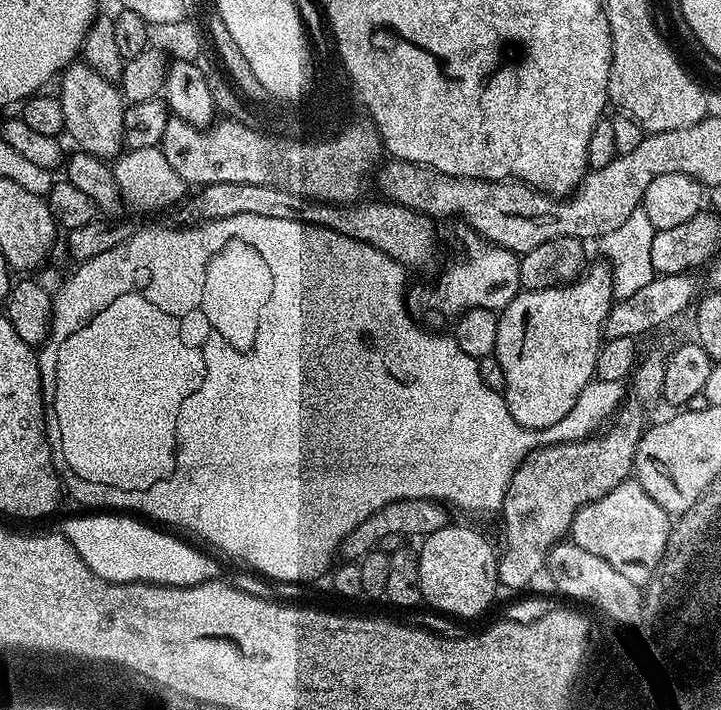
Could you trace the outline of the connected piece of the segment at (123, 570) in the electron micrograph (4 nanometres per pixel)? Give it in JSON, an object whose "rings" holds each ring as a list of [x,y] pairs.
{"rings":[[[96,512],[84,515],[88,516],[68,519],[60,530],[92,572],[103,580],[116,584],[149,583],[188,588],[219,577],[220,568],[210,555],[166,533],[169,531],[126,514]]]}

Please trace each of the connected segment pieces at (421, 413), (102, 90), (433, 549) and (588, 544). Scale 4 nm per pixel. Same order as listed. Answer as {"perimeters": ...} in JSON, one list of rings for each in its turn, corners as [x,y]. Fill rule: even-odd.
{"perimeters":[[[[234,214],[234,218],[218,218],[218,219],[217,219],[217,220],[205,220],[205,221],[204,221],[204,223],[203,223],[203,224],[193,224],[193,225],[191,225],[191,226],[171,226],[171,227],[172,227],[172,228],[144,228],[144,229],[142,229],[142,230],[141,230],[141,232],[140,232],[140,229],[139,229],[139,231],[137,231],[137,232],[136,232],[136,233],[135,233],[135,234],[134,234],[134,235],[132,235],[132,237],[130,237],[130,238],[129,238],[129,239],[128,239],[128,241],[126,241],[126,242],[125,242],[125,243],[124,243],[124,244],[120,244],[120,245],[118,245],[118,247],[116,247],[116,248],[115,248],[115,249],[114,249],[114,250],[106,250],[106,254],[98,254],[98,255],[97,255],[97,256],[95,256],[95,257],[94,257],[94,258],[90,258],[90,259],[89,259],[89,260],[85,260],[85,261],[83,261],[83,262],[80,262],[80,263],[77,263],[77,264],[76,264],[76,265],[75,265],[75,267],[76,267],[76,273],[74,273],[74,274],[73,274],[73,276],[72,276],[72,277],[70,277],[70,278],[69,278],[69,280],[68,280],[68,281],[66,281],[66,282],[65,282],[65,284],[64,284],[64,285],[62,285],[62,286],[61,286],[61,288],[60,288],[60,289],[58,289],[58,290],[57,290],[57,289],[55,289],[55,292],[54,292],[54,299],[53,299],[53,301],[52,301],[52,332],[51,332],[51,333],[50,333],[50,335],[48,335],[48,341],[47,341],[47,342],[45,342],[45,343],[44,343],[44,344],[43,344],[43,345],[42,345],[42,347],[41,347],[41,348],[40,348],[40,349],[39,349],[39,352],[38,352],[38,359],[39,359],[39,361],[40,361],[40,382],[41,382],[41,385],[44,385],[44,386],[48,386],[48,383],[50,383],[50,382],[51,382],[51,380],[52,380],[52,376],[53,376],[53,380],[52,380],[52,396],[51,396],[51,392],[50,392],[50,443],[51,443],[51,446],[52,446],[52,465],[54,465],[54,467],[56,467],[56,475],[57,475],[57,476],[59,476],[59,477],[60,477],[60,483],[61,483],[61,485],[62,485],[62,488],[63,488],[63,491],[64,491],[64,492],[65,492],[65,493],[67,493],[67,495],[68,495],[68,492],[69,492],[69,494],[70,494],[70,495],[72,495],[72,496],[73,496],[73,498],[74,498],[74,499],[76,499],[76,500],[77,500],[77,502],[78,502],[78,503],[80,503],[80,504],[85,504],[85,506],[86,506],[86,507],[88,507],[88,508],[85,508],[85,509],[88,509],[88,510],[123,510],[123,511],[124,511],[124,512],[125,512],[125,513],[128,513],[128,514],[139,514],[139,515],[140,515],[140,516],[141,516],[141,517],[144,517],[144,518],[147,518],[147,519],[148,519],[148,520],[149,520],[149,521],[152,521],[152,522],[159,522],[159,523],[160,523],[160,524],[161,524],[161,525],[164,525],[164,526],[170,526],[170,525],[166,525],[166,524],[173,524],[173,526],[174,526],[174,527],[176,527],[176,528],[189,528],[189,530],[190,530],[190,531],[192,531],[192,532],[193,532],[193,534],[194,534],[194,535],[196,535],[196,536],[201,536],[201,538],[202,538],[202,539],[204,539],[204,540],[205,540],[205,542],[206,542],[206,543],[208,543],[208,544],[213,544],[213,546],[214,546],[214,547],[216,547],[216,548],[221,548],[221,550],[222,550],[222,551],[224,551],[224,552],[229,552],[229,554],[230,554],[230,555],[232,555],[232,556],[237,556],[237,558],[238,558],[238,559],[240,559],[240,560],[245,560],[245,562],[246,562],[246,563],[248,563],[248,564],[249,564],[249,566],[250,566],[250,567],[252,567],[252,568],[257,568],[257,570],[258,570],[258,571],[260,571],[260,572],[261,572],[261,574],[262,574],[262,575],[264,575],[264,576],[269,576],[269,578],[270,578],[270,579],[272,579],[272,580],[274,580],[274,581],[273,581],[273,582],[287,582],[287,583],[289,583],[289,584],[297,584],[297,585],[299,585],[299,584],[300,584],[300,583],[301,583],[301,582],[303,582],[303,581],[302,581],[302,580],[316,580],[316,579],[318,579],[318,578],[319,578],[319,576],[320,576],[320,575],[322,575],[322,574],[323,574],[323,572],[324,572],[324,571],[326,571],[326,572],[325,572],[325,573],[327,573],[327,572],[328,572],[328,571],[329,571],[329,568],[328,568],[328,563],[330,563],[330,562],[331,562],[331,560],[332,560],[332,555],[333,555],[333,556],[334,556],[334,557],[335,557],[335,556],[336,556],[336,555],[337,555],[337,552],[338,552],[338,549],[339,549],[339,547],[340,547],[340,543],[341,543],[341,542],[342,542],[342,538],[346,538],[346,534],[350,534],[350,530],[354,530],[354,526],[358,526],[358,522],[362,522],[362,521],[364,521],[364,519],[365,519],[365,518],[370,518],[370,514],[374,514],[374,510],[382,510],[382,506],[386,506],[386,505],[387,505],[387,504],[389,504],[389,503],[390,503],[390,502],[398,502],[398,501],[399,501],[399,500],[439,500],[439,501],[440,501],[440,503],[441,503],[441,504],[443,504],[443,505],[445,505],[445,506],[451,506],[451,507],[452,507],[452,508],[453,508],[453,509],[455,509],[455,508],[454,508],[454,507],[456,507],[456,508],[461,508],[461,510],[462,510],[462,511],[464,511],[464,512],[492,512],[492,511],[494,511],[494,510],[495,510],[495,508],[496,508],[496,511],[497,511],[497,510],[500,510],[500,509],[503,509],[503,506],[504,506],[504,499],[505,499],[505,498],[506,498],[506,490],[507,490],[507,489],[508,489],[508,487],[509,487],[509,486],[510,486],[510,480],[511,480],[511,479],[512,479],[512,478],[514,478],[514,474],[515,474],[515,473],[516,473],[516,471],[517,471],[517,470],[518,470],[518,468],[519,468],[519,467],[520,467],[520,466],[522,466],[522,462],[523,462],[523,461],[524,461],[524,460],[525,460],[525,459],[527,459],[527,457],[528,457],[528,456],[529,456],[529,455],[531,455],[531,453],[532,453],[532,452],[534,452],[534,451],[536,451],[536,449],[537,449],[537,448],[546,448],[546,447],[548,447],[548,446],[550,446],[550,445],[551,445],[551,444],[566,444],[566,443],[568,443],[568,441],[569,441],[569,440],[586,440],[586,439],[588,439],[588,437],[589,437],[589,436],[591,436],[591,435],[593,435],[593,434],[596,434],[596,433],[599,433],[599,432],[600,432],[600,431],[601,431],[601,428],[602,428],[602,425],[603,425],[603,424],[604,424],[604,423],[605,423],[605,421],[607,421],[607,420],[608,420],[608,419],[609,419],[609,417],[611,417],[611,416],[612,416],[612,415],[613,415],[613,413],[615,413],[615,412],[616,412],[616,411],[617,411],[617,409],[619,409],[619,408],[620,408],[620,407],[621,407],[621,405],[623,405],[623,404],[624,404],[624,402],[625,402],[625,400],[626,400],[626,388],[625,388],[625,385],[624,385],[624,384],[623,384],[623,383],[621,383],[621,382],[602,382],[602,381],[601,381],[601,380],[597,380],[597,379],[593,379],[593,381],[592,381],[592,383],[590,383],[590,384],[588,384],[588,385],[587,385],[587,386],[586,386],[586,390],[582,390],[582,394],[581,394],[581,395],[580,395],[580,400],[579,400],[579,402],[578,402],[578,403],[577,403],[577,404],[576,404],[576,405],[575,405],[575,406],[574,406],[574,410],[570,410],[570,414],[566,414],[566,418],[561,418],[561,420],[559,420],[559,422],[554,422],[554,426],[546,426],[546,427],[545,427],[545,428],[527,428],[527,427],[526,427],[526,426],[522,426],[522,425],[521,425],[521,424],[519,424],[519,422],[517,422],[517,420],[516,420],[516,419],[515,419],[515,418],[514,418],[514,414],[512,414],[512,413],[511,413],[511,412],[510,412],[510,410],[509,410],[509,409],[508,409],[508,403],[507,403],[507,402],[505,402],[505,401],[504,401],[504,397],[503,397],[503,395],[501,395],[501,393],[499,393],[499,392],[495,392],[495,391],[494,391],[494,390],[490,390],[490,386],[486,386],[486,382],[482,382],[482,374],[481,374],[481,373],[480,373],[480,361],[479,361],[479,360],[475,360],[475,359],[474,359],[474,358],[470,358],[470,354],[465,354],[465,352],[463,352],[463,350],[462,350],[462,346],[458,346],[458,342],[457,342],[457,341],[456,341],[456,340],[455,340],[455,339],[454,339],[454,338],[453,338],[453,337],[452,337],[452,336],[451,336],[451,335],[448,335],[448,336],[439,336],[439,334],[438,334],[438,333],[440,333],[440,332],[439,332],[439,331],[436,331],[436,330],[429,330],[429,329],[428,329],[428,328],[427,328],[427,327],[424,327],[424,326],[421,326],[421,325],[420,325],[420,324],[419,324],[419,323],[418,323],[418,320],[417,320],[417,317],[416,317],[416,316],[415,316],[415,315],[413,315],[413,313],[412,313],[412,312],[411,312],[411,311],[410,311],[410,304],[409,304],[409,301],[408,301],[408,300],[407,300],[407,299],[406,299],[406,288],[405,288],[405,292],[404,292],[404,283],[406,283],[406,282],[407,282],[407,280],[408,280],[408,276],[407,276],[407,274],[408,274],[408,275],[409,275],[409,273],[408,273],[408,272],[407,272],[407,271],[406,271],[406,268],[405,268],[405,265],[402,265],[402,264],[399,264],[399,262],[397,262],[397,260],[395,260],[395,259],[394,259],[394,258],[390,258],[390,257],[389,257],[389,256],[388,256],[388,255],[386,255],[386,253],[385,253],[385,252],[383,252],[383,251],[382,251],[382,250],[378,250],[378,249],[377,249],[377,248],[375,248],[375,247],[374,247],[374,246],[370,246],[370,245],[369,245],[369,244],[367,244],[367,243],[366,243],[366,242],[358,242],[358,241],[357,241],[357,240],[355,240],[355,239],[354,239],[354,238],[346,238],[346,237],[345,237],[345,236],[343,236],[343,235],[342,235],[342,234],[338,234],[338,233],[337,233],[337,232],[335,232],[335,231],[334,231],[334,229],[333,229],[333,228],[319,228],[319,227],[318,227],[318,226],[317,226],[317,225],[316,225],[316,224],[305,224],[305,223],[304,223],[304,221],[303,221],[303,220],[291,220],[291,219],[290,219],[290,218],[262,218],[262,217],[260,217],[260,216],[259,216],[259,214]]],[[[83,62],[69,64],[59,77],[59,84],[58,99],[64,115],[66,136],[76,140],[75,147],[79,151],[89,152],[109,162],[115,161],[125,151],[122,118],[126,101],[119,87]]],[[[449,526],[434,534],[423,537],[421,548],[418,548],[418,574],[424,595],[423,603],[433,604],[440,612],[449,612],[452,616],[480,616],[492,604],[496,596],[498,581],[496,579],[496,561],[498,552],[480,532],[472,528],[455,528]]],[[[629,478],[623,484],[614,486],[614,490],[610,490],[610,494],[580,508],[572,523],[570,540],[571,543],[582,546],[582,550],[588,551],[589,554],[602,558],[602,562],[610,562],[610,566],[614,566],[614,570],[619,570],[621,574],[626,574],[626,578],[639,584],[642,578],[649,578],[651,571],[659,565],[663,552],[667,548],[672,523],[669,512],[643,489],[637,479]]]]}

